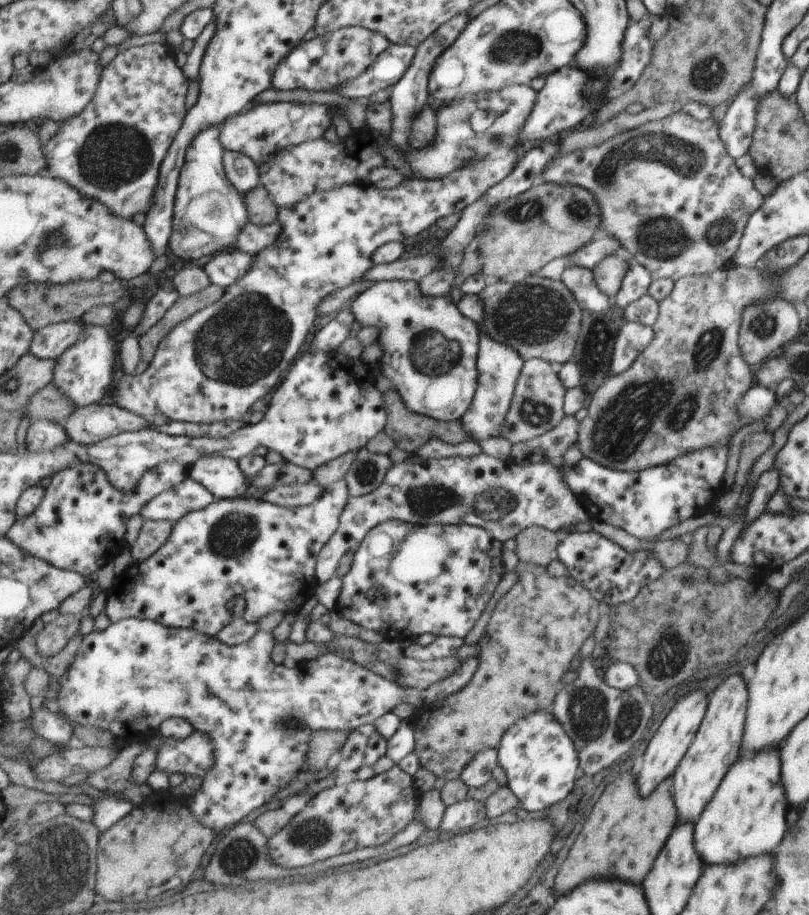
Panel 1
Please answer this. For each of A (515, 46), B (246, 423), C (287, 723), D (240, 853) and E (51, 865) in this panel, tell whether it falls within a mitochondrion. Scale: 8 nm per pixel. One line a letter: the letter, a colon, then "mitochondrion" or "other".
A: mitochondrion
B: other
C: mitochondrion
D: mitochondrion
E: mitochondrion

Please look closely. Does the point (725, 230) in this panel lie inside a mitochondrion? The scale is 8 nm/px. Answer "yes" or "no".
yes

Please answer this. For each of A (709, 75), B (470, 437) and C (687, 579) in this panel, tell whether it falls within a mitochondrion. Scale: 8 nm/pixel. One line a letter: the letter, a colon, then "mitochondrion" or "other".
A: mitochondrion
B: other
C: other

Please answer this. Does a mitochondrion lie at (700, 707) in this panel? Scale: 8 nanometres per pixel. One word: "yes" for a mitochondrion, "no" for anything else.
no

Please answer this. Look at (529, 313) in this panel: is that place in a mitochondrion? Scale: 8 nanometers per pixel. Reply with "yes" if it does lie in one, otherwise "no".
yes

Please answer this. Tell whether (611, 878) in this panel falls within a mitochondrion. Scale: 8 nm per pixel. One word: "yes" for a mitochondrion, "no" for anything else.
no

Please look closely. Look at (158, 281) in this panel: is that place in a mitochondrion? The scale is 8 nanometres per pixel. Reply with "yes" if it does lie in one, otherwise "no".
no

